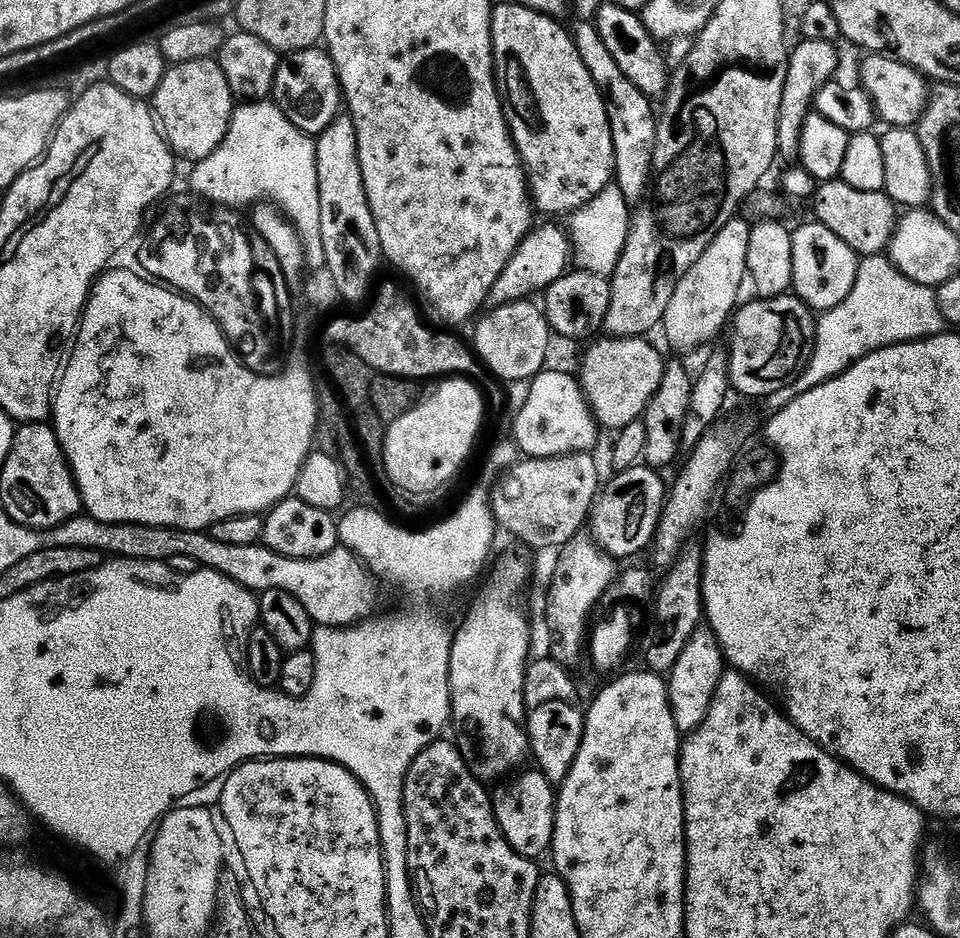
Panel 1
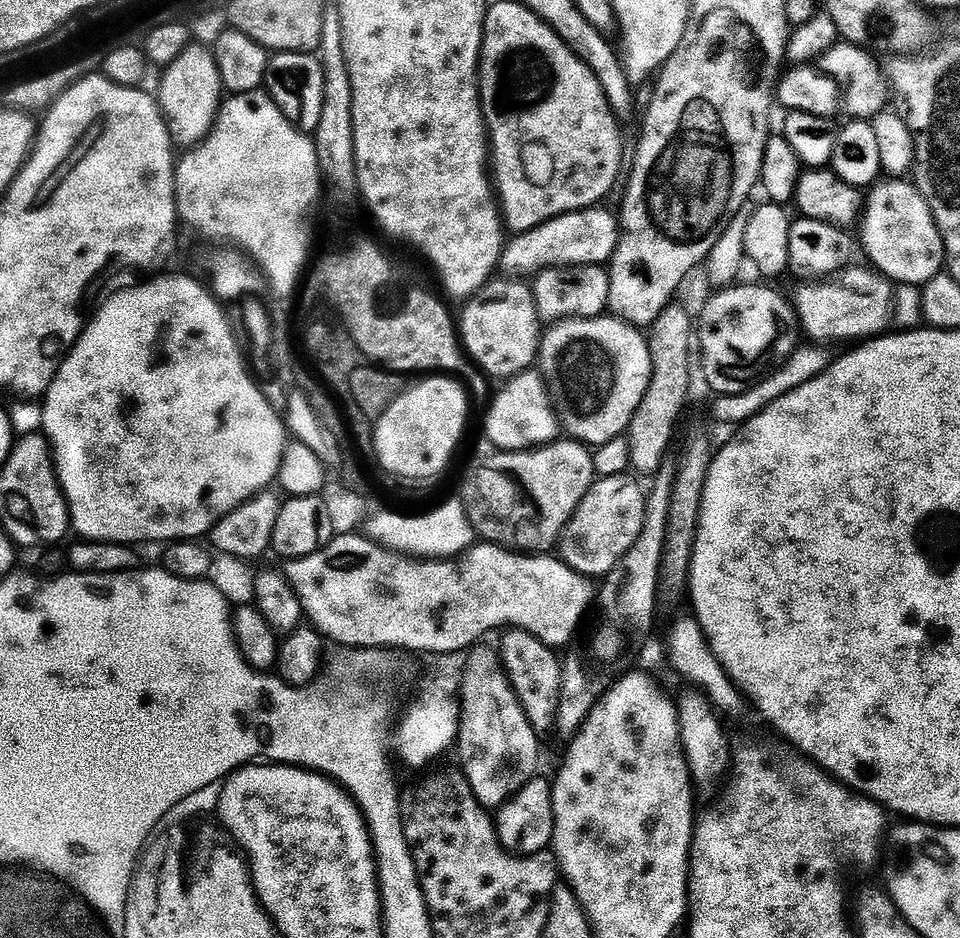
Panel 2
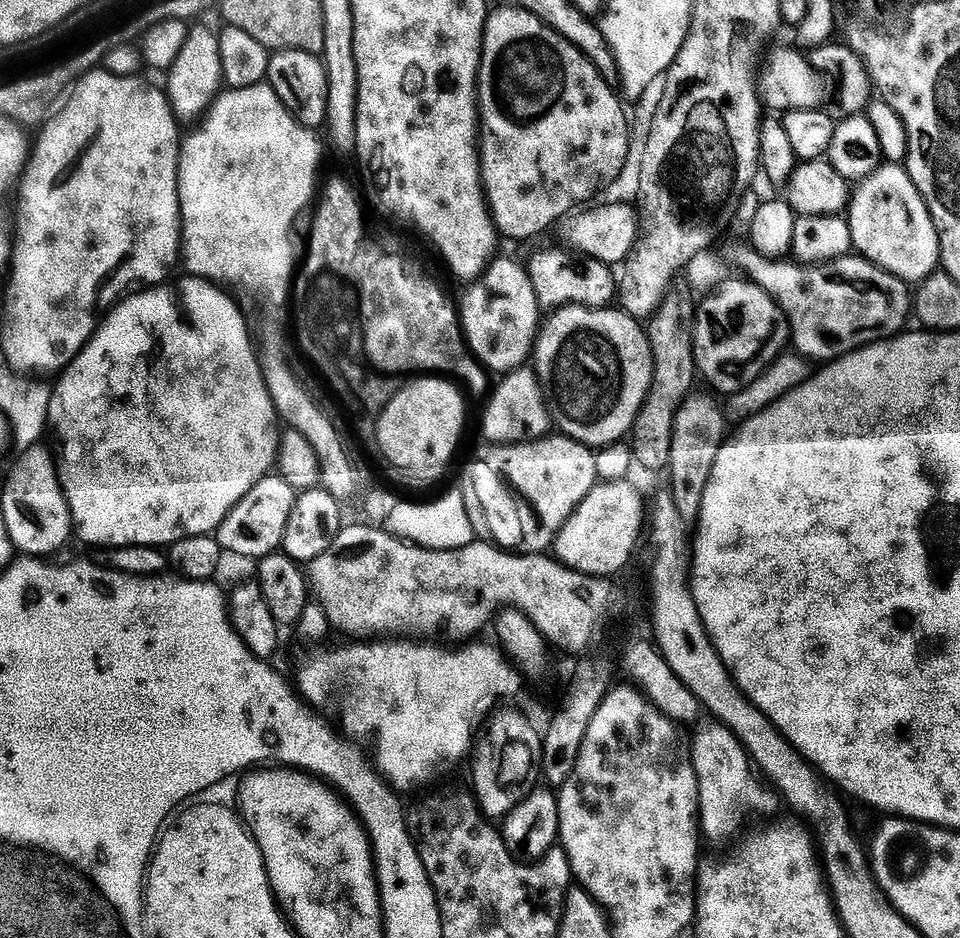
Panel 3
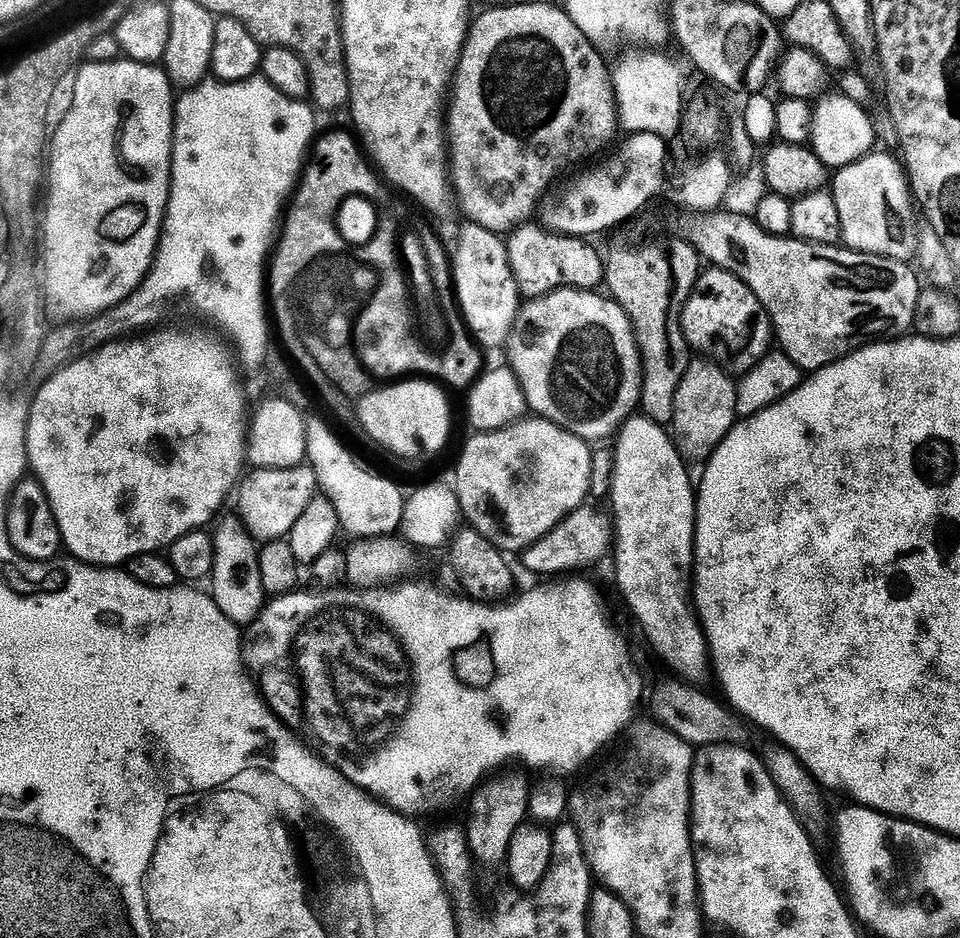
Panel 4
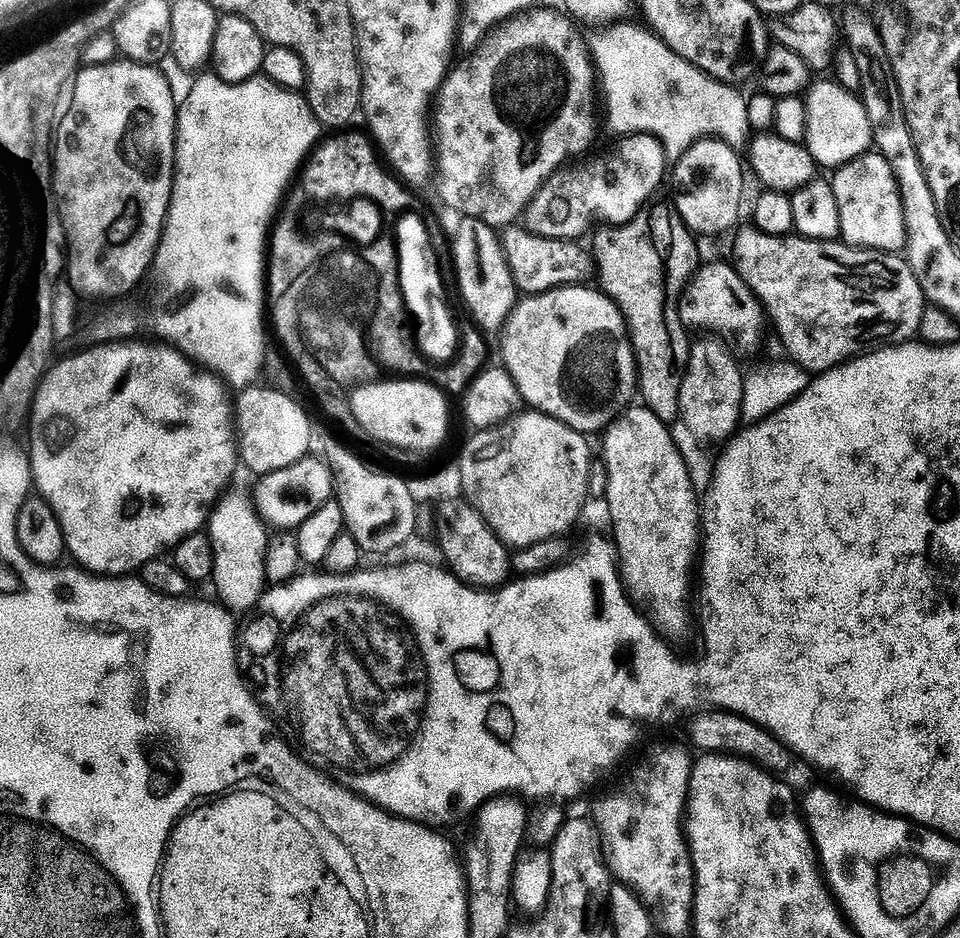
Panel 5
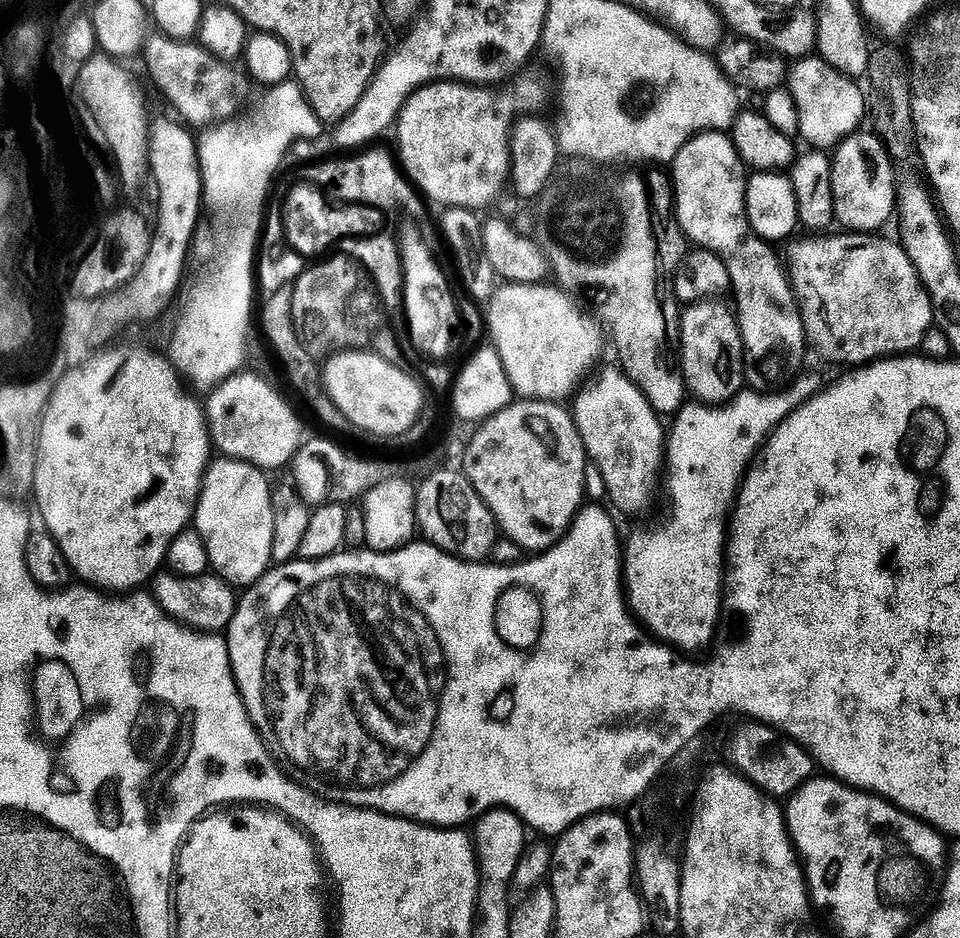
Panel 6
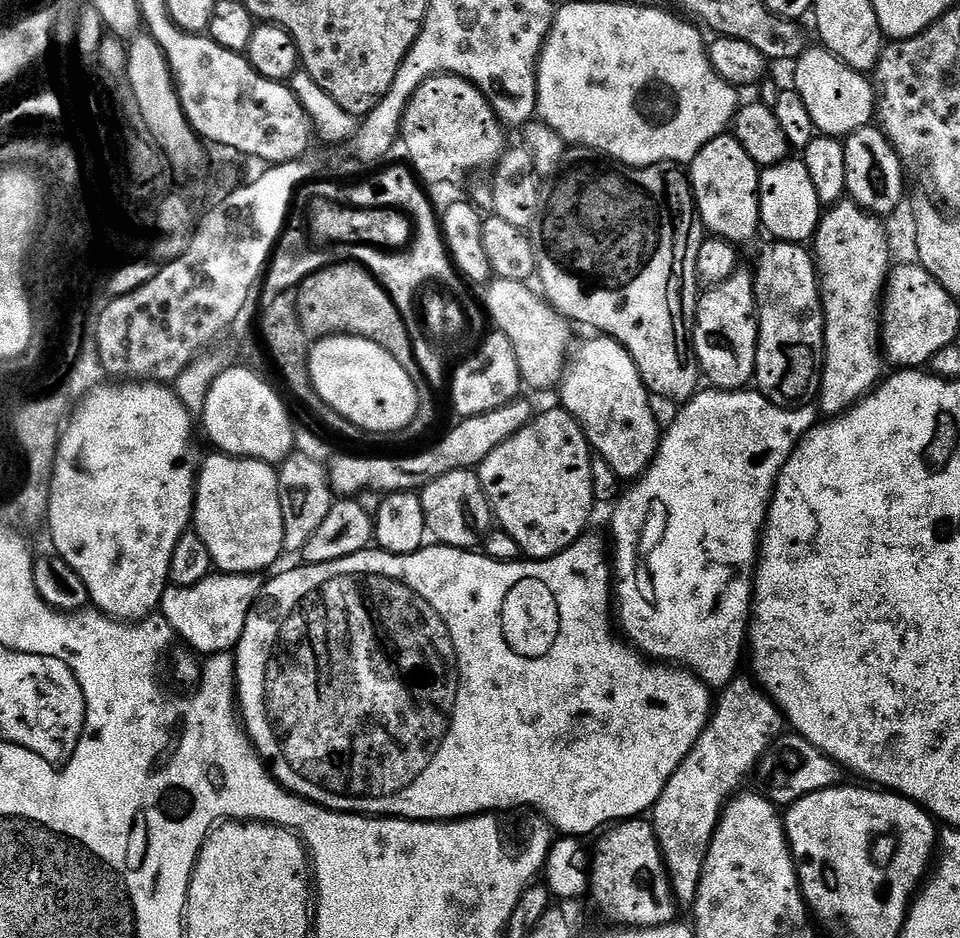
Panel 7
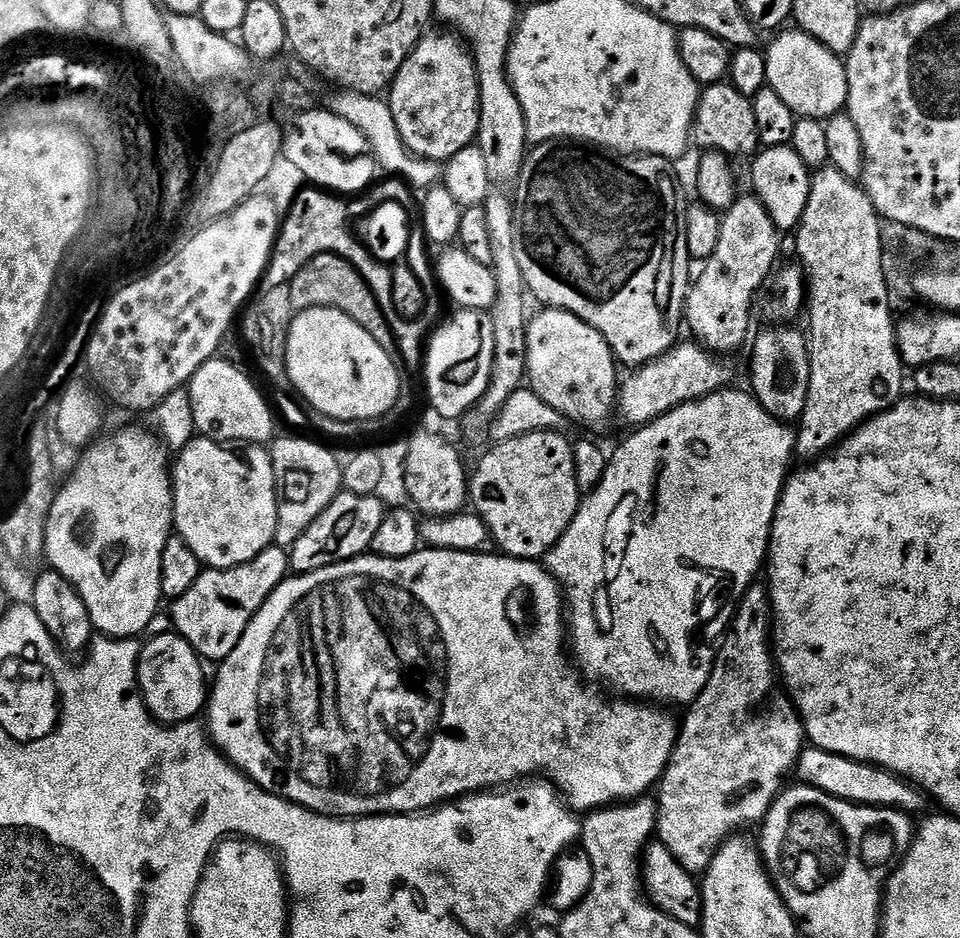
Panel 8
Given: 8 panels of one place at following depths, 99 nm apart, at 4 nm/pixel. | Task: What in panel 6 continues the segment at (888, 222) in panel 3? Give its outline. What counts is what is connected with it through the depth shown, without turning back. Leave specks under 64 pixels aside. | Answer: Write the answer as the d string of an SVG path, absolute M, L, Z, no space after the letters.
M845 142L835 149L834 159L831 161L832 165L832 184L833 184L833 210L835 212L835 223L841 224L841 229L847 230L852 234L876 234L879 233L879 228L887 222L888 219L893 219L894 213L898 208L898 179L896 180L896 172L894 167L894 161L891 156L888 155L887 151L883 147L877 146L877 148L867 148L864 144L852 144L853 142Z

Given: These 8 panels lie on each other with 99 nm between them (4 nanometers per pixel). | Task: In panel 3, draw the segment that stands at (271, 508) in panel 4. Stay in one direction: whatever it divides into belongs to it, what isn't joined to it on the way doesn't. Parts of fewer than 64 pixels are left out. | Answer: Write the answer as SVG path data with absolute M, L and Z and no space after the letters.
M281 475L261 476L216 529L214 537L217 543L223 551L242 554L257 562L277 551L283 545L286 522L290 522L290 510L294 510L297 495L298 492Z

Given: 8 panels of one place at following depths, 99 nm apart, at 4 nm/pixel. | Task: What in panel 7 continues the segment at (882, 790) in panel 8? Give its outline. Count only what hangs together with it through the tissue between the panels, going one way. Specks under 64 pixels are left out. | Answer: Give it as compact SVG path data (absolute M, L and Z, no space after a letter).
M777 735L768 745L754 772L754 776L760 779L759 791L770 803L777 806L790 806L794 801L810 795L812 792L834 788L841 783L842 769L835 760L830 759L822 750L815 748L802 735L784 735Z

